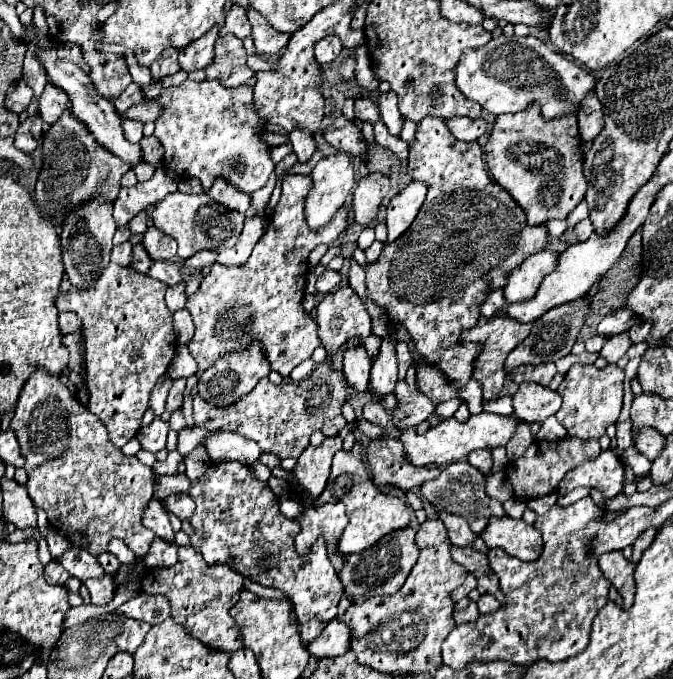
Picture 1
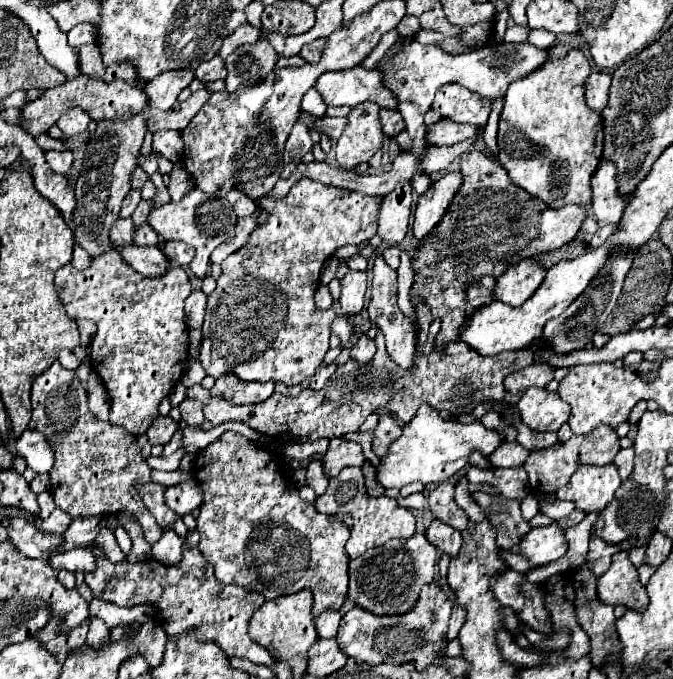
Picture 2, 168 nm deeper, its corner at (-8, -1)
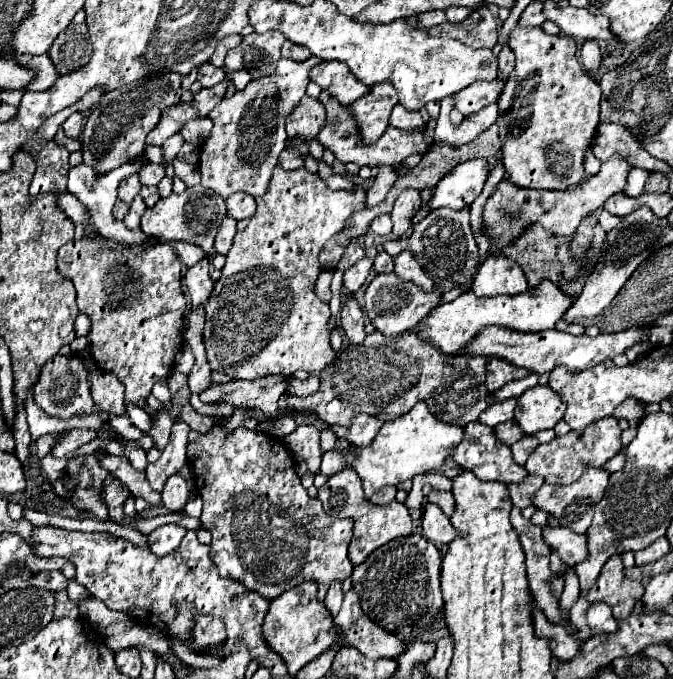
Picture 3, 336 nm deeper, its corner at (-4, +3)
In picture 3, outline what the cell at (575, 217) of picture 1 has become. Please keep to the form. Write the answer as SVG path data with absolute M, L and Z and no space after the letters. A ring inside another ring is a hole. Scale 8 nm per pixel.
M633 168L633 170L629 172L629 180L627 180L627 186L625 186L623 194L627 194L629 198L641 196L639 192L641 192L641 188L645 186L647 178L649 178L649 172L645 172L645 170L641 170L641 168Z

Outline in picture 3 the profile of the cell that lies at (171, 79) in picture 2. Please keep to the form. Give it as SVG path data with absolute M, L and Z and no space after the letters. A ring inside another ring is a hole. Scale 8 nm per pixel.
M165 72L145 76L143 84L135 80L105 94L93 108L91 116L87 116L87 124L81 134L83 162L91 164L99 172L107 172L129 162L131 156L139 156L145 148L147 132L151 132L151 128L155 128L155 124L159 122L161 110L171 104L179 104L181 92L181 76L175 72Z

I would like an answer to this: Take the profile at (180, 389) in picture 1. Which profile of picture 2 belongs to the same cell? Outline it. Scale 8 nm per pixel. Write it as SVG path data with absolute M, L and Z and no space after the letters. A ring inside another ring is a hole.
M185 398L181 404L179 404L179 410L181 410L181 418L191 424L191 426L199 426L203 422L203 412L201 412L201 402L199 400L193 400L193 398Z

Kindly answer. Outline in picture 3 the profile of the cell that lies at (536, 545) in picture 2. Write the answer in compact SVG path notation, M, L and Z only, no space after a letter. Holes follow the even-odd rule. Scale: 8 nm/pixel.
M543 528L545 542L557 550L561 560L567 566L579 564L579 560L585 560L589 556L587 552L587 536L585 534L575 534L567 528Z

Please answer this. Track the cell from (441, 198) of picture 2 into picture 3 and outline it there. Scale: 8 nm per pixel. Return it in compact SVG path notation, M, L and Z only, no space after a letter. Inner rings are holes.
M483 158L467 160L463 164L457 164L443 180L435 186L435 196L431 198L431 208L437 210L441 206L447 208L463 208L465 204L471 204L483 190L487 176L489 176L491 164Z

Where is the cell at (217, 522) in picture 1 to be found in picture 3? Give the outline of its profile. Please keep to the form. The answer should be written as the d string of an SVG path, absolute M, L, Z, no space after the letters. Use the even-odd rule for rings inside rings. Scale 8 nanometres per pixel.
M219 424L207 434L189 432L187 438L187 460L197 482L197 492L203 498L201 522L213 536L211 558L223 578L235 578L243 582L245 588L273 600L309 576L305 574L307 562L313 570L311 578L319 582L319 598L323 600L331 580L343 582L351 576L353 564L347 558L347 546L353 536L351 520L337 520L325 514L319 500L307 496L307 490L295 474L293 456L281 440L247 428L237 428L233 434L227 434Z

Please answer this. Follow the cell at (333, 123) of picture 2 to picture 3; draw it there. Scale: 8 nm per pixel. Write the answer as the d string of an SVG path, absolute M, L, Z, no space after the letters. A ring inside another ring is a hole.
M307 94L299 100L295 112L291 112L291 116L287 116L287 134L289 138L295 136L303 136L303 138L315 138L317 132L325 126L325 106L315 100L309 98Z

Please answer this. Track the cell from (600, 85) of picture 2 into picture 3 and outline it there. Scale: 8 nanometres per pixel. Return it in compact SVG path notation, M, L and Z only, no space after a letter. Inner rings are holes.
M593 40L583 42L581 46L581 64L585 66L587 72L595 72L601 66L601 48L599 44Z

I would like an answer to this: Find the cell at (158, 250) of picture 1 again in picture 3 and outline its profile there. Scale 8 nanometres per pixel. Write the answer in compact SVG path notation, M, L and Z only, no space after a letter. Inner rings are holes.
M175 242L175 250L177 250L177 256L181 258L181 262L185 266L193 266L197 264L199 260L205 258L207 252L203 252L203 248L195 246L195 244L187 244L187 242Z

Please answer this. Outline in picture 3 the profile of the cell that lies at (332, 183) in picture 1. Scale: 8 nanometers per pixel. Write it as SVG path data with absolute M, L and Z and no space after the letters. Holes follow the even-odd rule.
M377 84L367 96L351 104L351 112L359 122L365 144L375 144L381 138L381 134L389 126L391 108L397 102L399 96L395 96L395 88L391 88L391 84Z

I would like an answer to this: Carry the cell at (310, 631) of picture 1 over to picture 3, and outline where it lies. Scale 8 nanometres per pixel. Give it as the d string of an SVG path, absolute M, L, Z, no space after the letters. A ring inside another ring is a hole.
M333 580L333 582L331 582L331 588L329 588L327 596L325 596L325 606L329 608L331 616L337 616L337 612L339 612L339 608L341 608L341 602L343 602L343 588L341 588L341 582Z

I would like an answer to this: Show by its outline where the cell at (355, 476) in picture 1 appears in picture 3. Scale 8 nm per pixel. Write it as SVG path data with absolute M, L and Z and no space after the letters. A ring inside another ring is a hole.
M345 468L343 472L331 476L327 480L327 484L319 490L319 500L323 504L323 510L329 516L339 516L339 518L353 518L355 522L355 538L349 544L349 560L353 562L353 566L363 564L363 560L367 560L367 556L387 544L389 540L395 540L399 536L409 536L411 534L411 516L409 510L405 508L405 504L401 502L391 502L389 506L375 506L371 502L365 500L363 496L363 486L361 480L357 476L357 472L353 468Z

